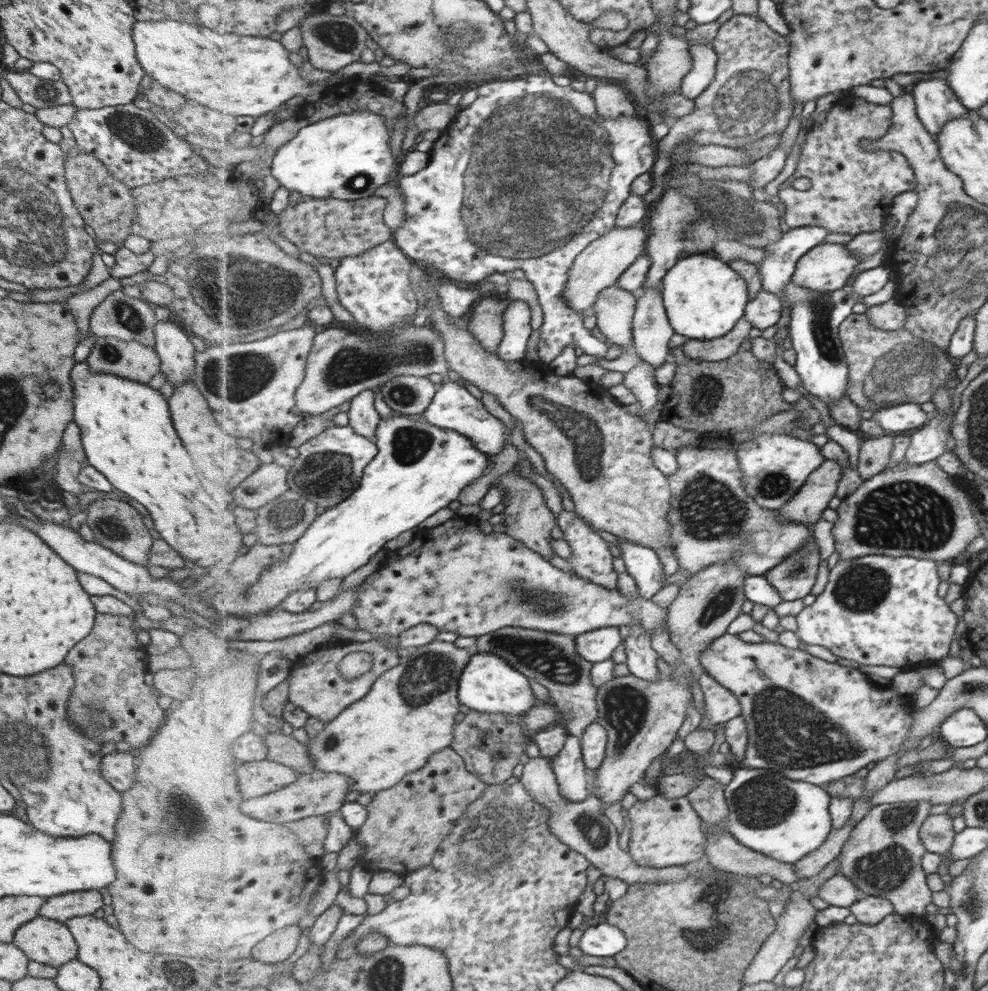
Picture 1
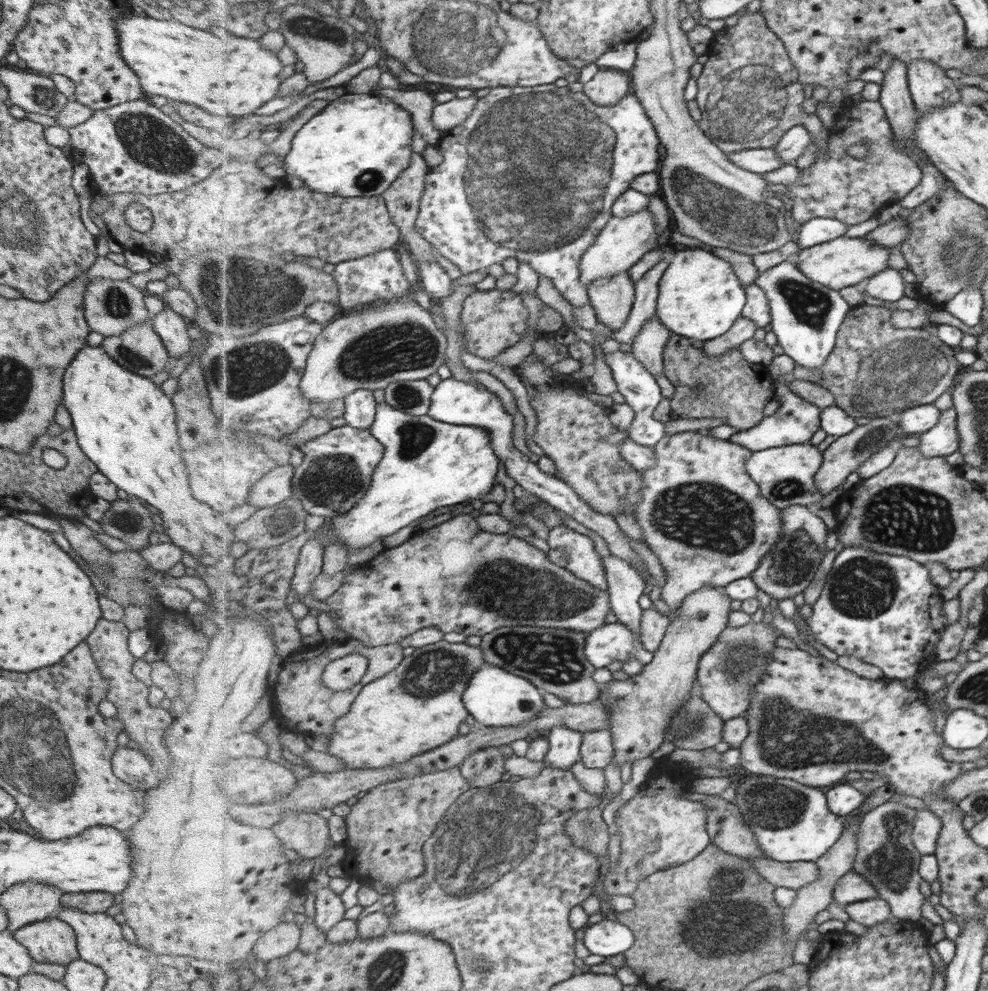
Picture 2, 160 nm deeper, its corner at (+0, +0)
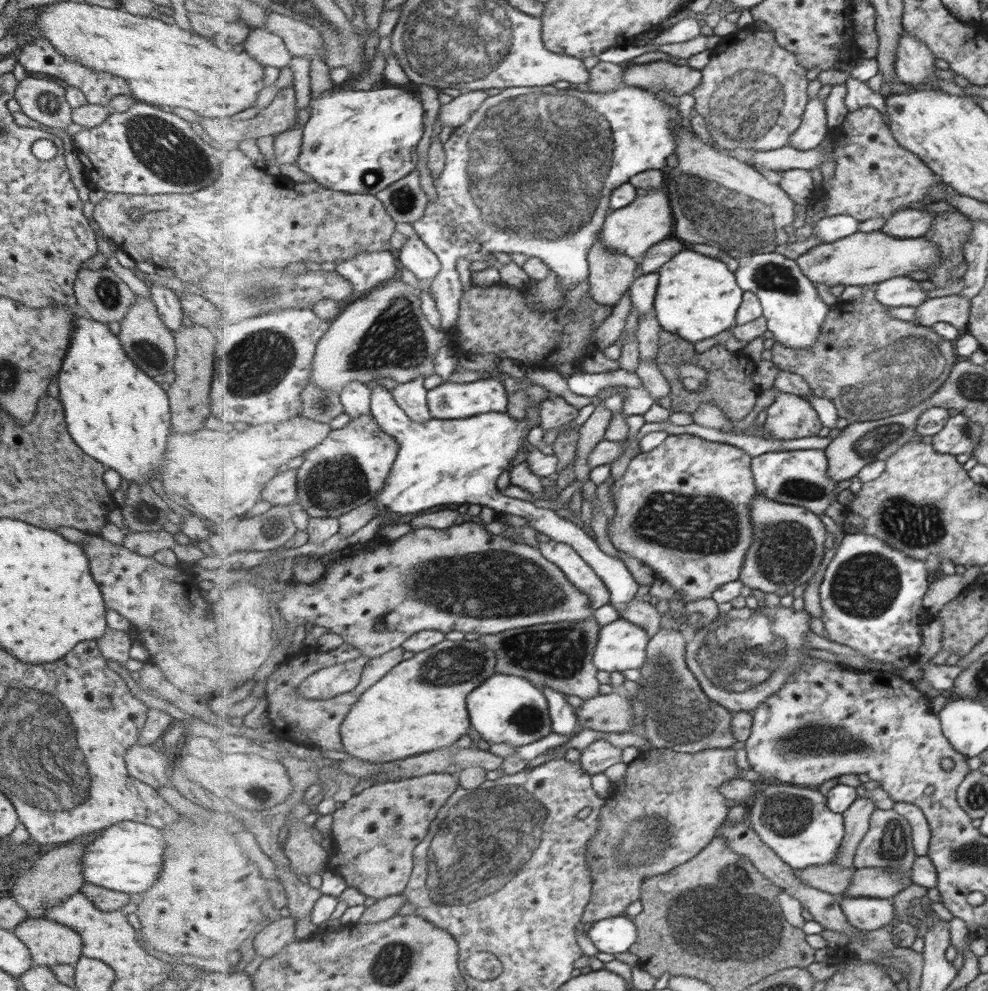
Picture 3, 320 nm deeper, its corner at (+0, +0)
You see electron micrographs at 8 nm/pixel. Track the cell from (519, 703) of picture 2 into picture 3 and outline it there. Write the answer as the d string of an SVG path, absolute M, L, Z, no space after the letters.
M497 673L475 689L467 702L472 726L486 741L518 747L537 742L554 732L548 698L528 678Z

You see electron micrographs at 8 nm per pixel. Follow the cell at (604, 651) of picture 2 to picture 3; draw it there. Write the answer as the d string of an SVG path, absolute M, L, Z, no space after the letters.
M619 619L602 627L594 663L599 671L623 672L646 664L649 633L640 626Z

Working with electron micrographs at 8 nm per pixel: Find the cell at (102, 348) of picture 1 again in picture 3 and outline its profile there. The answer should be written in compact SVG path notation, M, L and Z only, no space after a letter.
M135 295L134 303L131 304L119 323L120 329L116 335L127 358L130 362L135 363L141 373L152 378L172 371L177 353L174 347L173 334L160 321L156 306L151 299Z

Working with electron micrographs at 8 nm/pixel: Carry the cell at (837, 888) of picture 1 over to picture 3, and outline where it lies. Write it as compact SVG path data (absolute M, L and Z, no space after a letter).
M879 868L859 869L851 881L851 887L842 896L890 899L910 884L909 877L901 874L891 874Z

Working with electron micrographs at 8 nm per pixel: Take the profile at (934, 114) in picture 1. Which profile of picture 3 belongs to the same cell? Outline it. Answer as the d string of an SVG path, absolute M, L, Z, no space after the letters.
M902 32L899 35L894 52L894 76L905 84L913 84L910 90L916 91L915 84L925 84L923 89L936 91L939 89L935 83L926 80L935 80L933 69L934 55L920 40Z

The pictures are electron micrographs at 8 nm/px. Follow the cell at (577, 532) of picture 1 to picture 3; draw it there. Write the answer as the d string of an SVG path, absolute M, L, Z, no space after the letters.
M550 539L540 543L538 547L548 559L551 559L551 562L563 569L566 577L579 590L588 594L595 610L610 602L611 593L606 583L573 546Z

